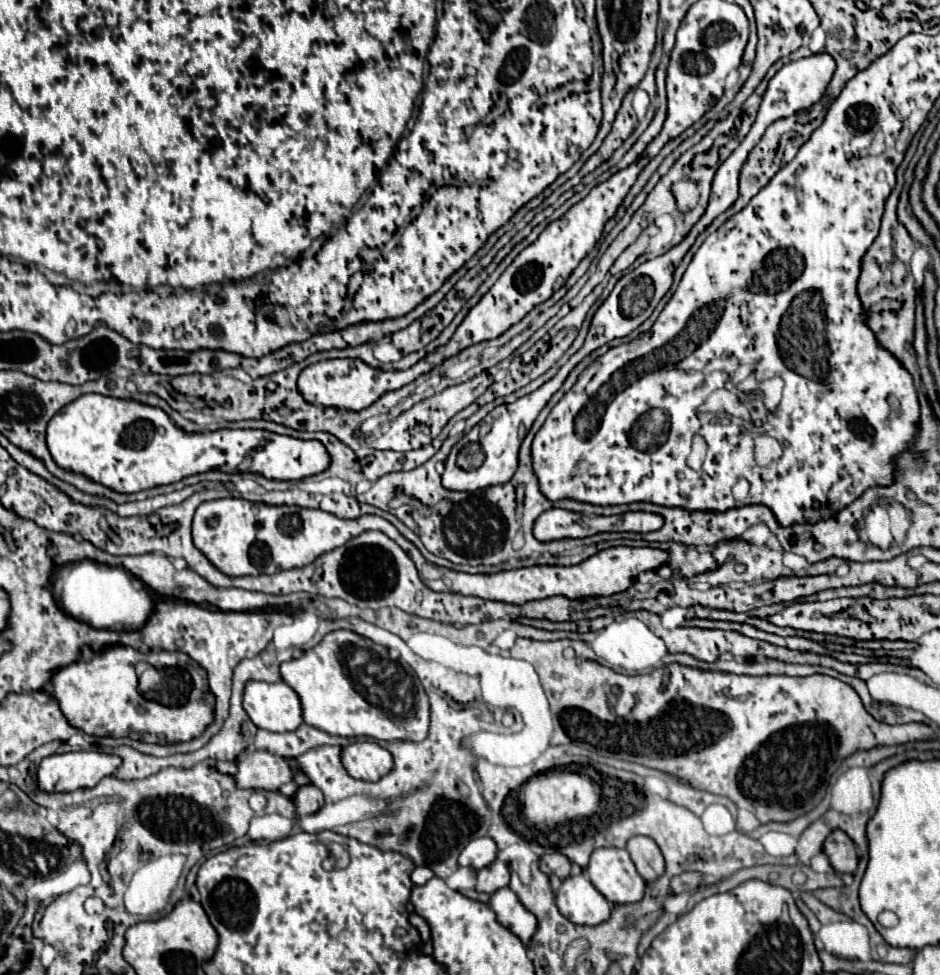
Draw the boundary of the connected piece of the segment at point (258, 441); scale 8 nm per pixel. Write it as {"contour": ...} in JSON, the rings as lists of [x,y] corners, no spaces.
{"contour":[[[98,393],[78,397],[50,419],[48,449],[60,467],[82,473],[92,481],[122,493],[168,485],[212,469],[226,473],[252,471],[262,473],[268,479],[298,481],[330,467],[330,455],[316,439],[302,441],[264,429],[186,433],[158,407]]]}

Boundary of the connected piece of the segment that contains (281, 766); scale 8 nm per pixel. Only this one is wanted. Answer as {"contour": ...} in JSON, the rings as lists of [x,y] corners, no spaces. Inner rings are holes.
{"contour":[[[252,751],[244,759],[236,759],[236,767],[234,781],[238,789],[278,791],[280,785],[294,777],[288,759],[268,751]]]}

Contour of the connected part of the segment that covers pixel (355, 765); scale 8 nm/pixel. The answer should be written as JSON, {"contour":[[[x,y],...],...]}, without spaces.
{"contour":[[[356,741],[342,747],[342,765],[354,779],[380,779],[392,769],[390,753],[376,741]]]}

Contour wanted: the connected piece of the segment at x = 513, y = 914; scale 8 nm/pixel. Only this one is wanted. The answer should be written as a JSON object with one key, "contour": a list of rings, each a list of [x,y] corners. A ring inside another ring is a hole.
{"contour":[[[502,887],[490,895],[490,907],[496,911],[498,923],[502,923],[506,929],[514,931],[524,943],[528,943],[530,935],[534,935],[534,915],[518,903],[518,897],[508,889]]]}

